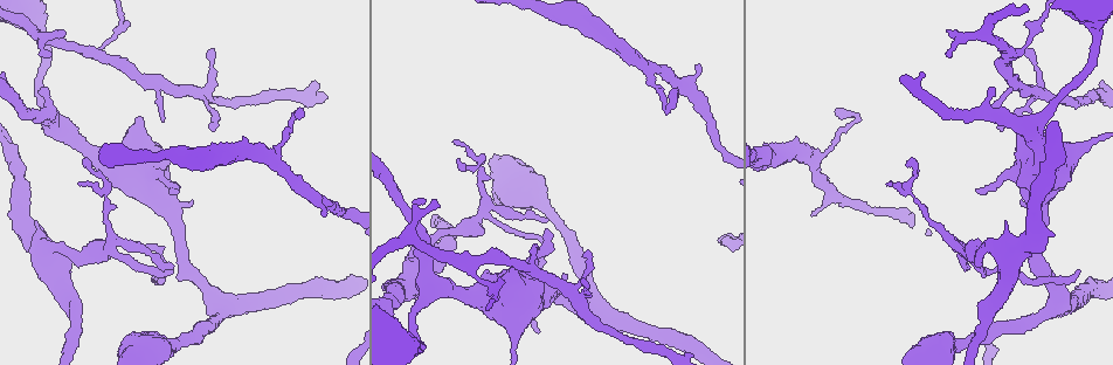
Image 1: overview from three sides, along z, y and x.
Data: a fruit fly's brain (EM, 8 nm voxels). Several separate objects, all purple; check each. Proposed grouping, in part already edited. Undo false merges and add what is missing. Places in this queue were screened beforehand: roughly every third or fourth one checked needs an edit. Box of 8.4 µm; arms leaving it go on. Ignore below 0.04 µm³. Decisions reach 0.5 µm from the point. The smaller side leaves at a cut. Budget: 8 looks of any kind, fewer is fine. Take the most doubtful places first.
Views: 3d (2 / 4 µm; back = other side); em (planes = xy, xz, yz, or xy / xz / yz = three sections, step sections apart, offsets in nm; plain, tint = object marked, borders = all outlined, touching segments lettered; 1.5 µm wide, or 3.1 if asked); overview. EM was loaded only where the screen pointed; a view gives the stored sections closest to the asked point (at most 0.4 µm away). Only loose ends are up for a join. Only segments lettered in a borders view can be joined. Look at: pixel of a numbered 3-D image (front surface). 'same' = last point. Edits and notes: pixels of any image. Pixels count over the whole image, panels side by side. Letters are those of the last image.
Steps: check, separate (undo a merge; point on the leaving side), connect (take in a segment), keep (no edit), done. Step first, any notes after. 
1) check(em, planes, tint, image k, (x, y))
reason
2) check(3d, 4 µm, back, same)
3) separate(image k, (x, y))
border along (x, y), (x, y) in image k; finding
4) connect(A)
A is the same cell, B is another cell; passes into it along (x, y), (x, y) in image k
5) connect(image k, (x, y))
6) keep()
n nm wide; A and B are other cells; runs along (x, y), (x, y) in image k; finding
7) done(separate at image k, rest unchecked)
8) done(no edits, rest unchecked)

check(3d, 4 µm, image 1, (810, 214))
an open end

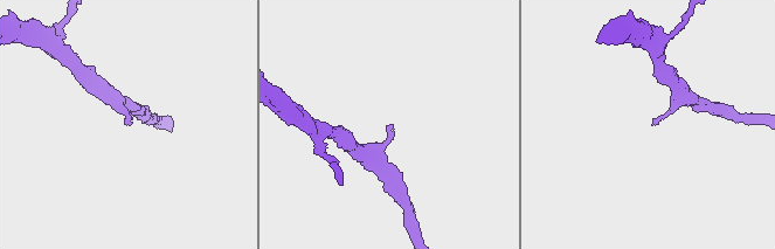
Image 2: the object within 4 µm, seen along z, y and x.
check(em, yz, step 8, borders, image 2, (653, 124))
shape alone is not enough

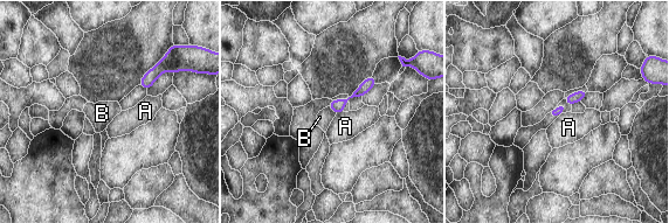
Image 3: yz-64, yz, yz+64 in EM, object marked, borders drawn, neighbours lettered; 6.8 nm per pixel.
check(em, planes, borders, same)
cut it another way

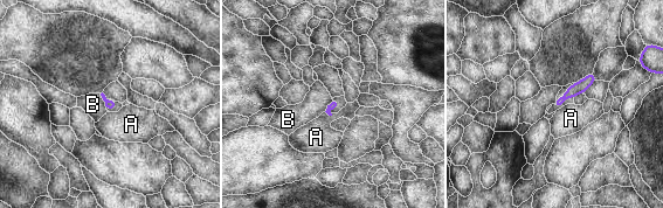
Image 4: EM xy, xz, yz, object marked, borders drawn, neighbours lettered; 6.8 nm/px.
keep()
B touches over 110 nm; A and B are other cells; runs along (592, 76), (557, 104) in image 4; no lettered segment goes on from it

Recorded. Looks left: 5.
check(3d, 2 µm, image 1, (538, 247))
free end

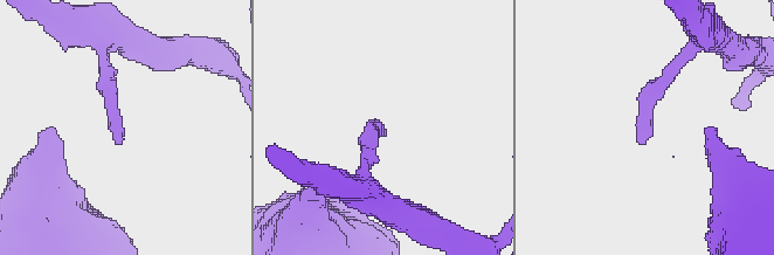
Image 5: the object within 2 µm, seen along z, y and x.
check(em, xz, step 8, borders, image 5, (120, 143))

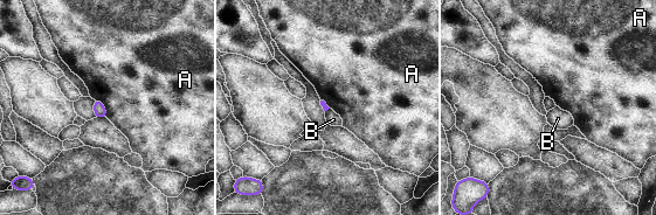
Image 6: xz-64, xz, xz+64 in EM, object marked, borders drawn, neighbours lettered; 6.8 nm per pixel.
keep()
A and B are other cells; border along (94, 98), (104, 105), (106, 117) in image 6; no lettered segment goes on from it

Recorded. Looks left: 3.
check(em, planes, plain, image 1, (439, 206))
an open end

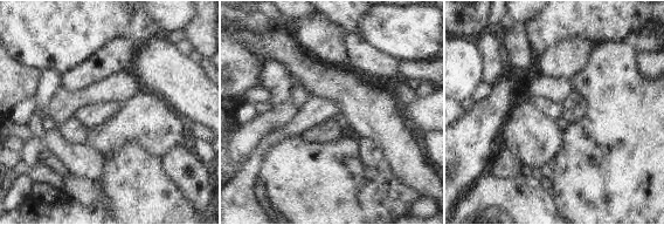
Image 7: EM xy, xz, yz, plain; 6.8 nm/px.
check(em, planes, borders, same)
see the neighbours

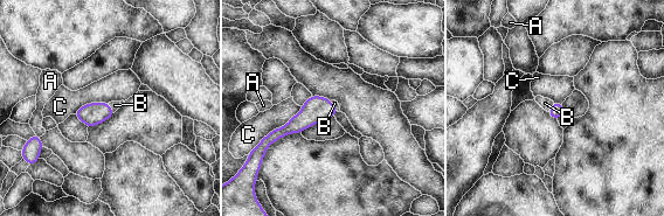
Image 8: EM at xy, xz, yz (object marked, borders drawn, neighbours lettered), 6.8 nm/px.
connect(B)
B is the same cell, A and C are other cells; passes into it along (557, 110), (552, 106), (545, 103) in image 8; it goes on there

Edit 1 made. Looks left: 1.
done(connect at image 8, rest unchecked)

